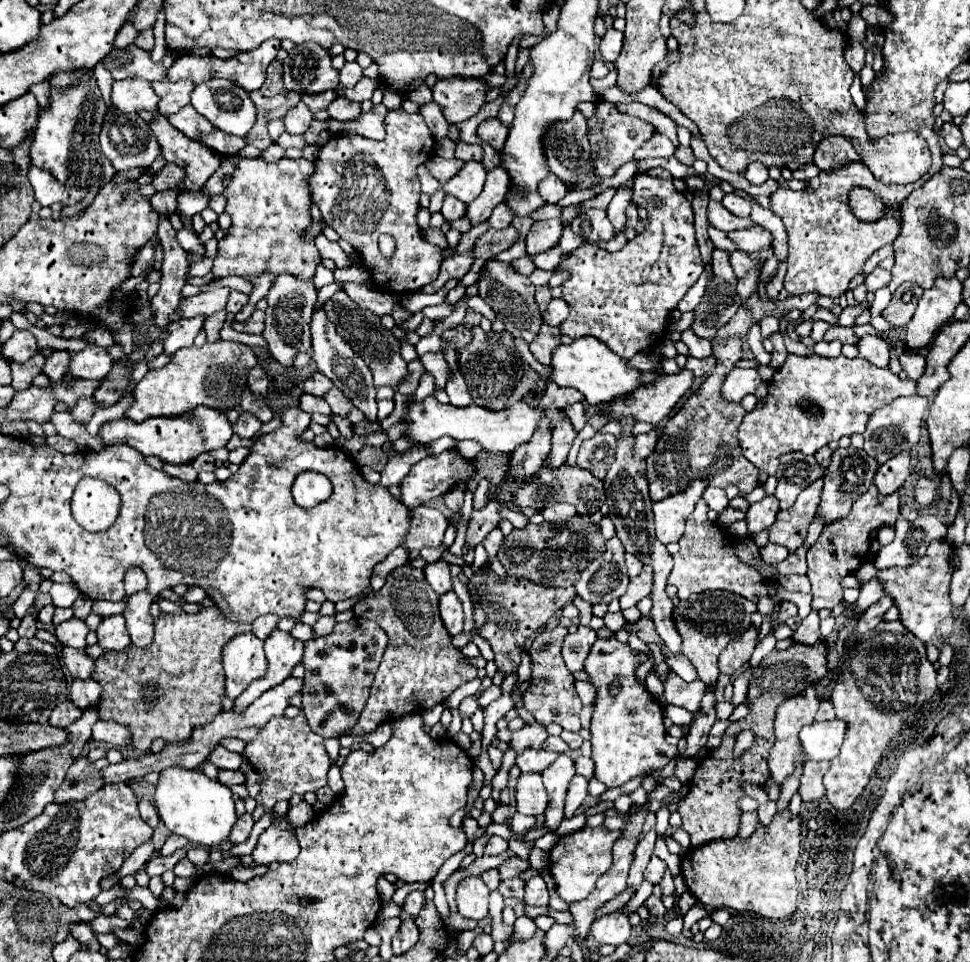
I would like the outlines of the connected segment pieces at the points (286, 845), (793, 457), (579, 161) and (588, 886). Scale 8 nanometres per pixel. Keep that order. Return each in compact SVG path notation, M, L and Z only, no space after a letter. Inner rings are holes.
M279 817L265 829L259 837L257 847L253 849L251 857L257 865L271 865L275 861L293 861L299 853L299 843L293 833L295 829L285 817Z
M789 453L781 455L781 465L777 471L777 491L775 497L779 499L779 509L789 509L797 495L809 487L813 481L821 479L825 471L817 465L815 457L803 453Z
M575 111L575 115L569 121L557 121L549 127L549 131L543 135L543 153L549 163L549 171L555 173L571 189L593 187L601 181L593 173L591 149L589 149L589 141L587 141L587 119L579 111Z
M585 825L583 829L565 835L557 841L557 845L549 853L549 861L551 861L551 875L557 883L557 893L563 901L567 903L581 901L593 891L597 877L601 877L605 869L609 869L611 865L613 845L619 837L621 837L619 831L609 831L605 825L597 825L597 827Z

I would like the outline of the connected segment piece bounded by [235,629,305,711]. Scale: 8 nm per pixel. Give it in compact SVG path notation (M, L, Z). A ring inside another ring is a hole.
M275 629L265 639L267 671L261 679L253 681L253 685L249 685L245 689L245 693L241 693L241 697L237 697L235 711L245 711L247 705L251 705L267 689L283 683L291 675L291 669L301 661L303 649L305 649L305 645L301 641L293 639L289 633L283 633L283 631Z

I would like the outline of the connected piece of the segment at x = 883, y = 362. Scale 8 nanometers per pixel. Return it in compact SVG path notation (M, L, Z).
M865 335L857 343L859 357L867 359L875 367L887 367L889 365L889 343L879 335Z

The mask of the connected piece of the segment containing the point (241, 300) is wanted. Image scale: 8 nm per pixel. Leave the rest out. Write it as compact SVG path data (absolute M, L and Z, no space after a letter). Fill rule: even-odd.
M231 291L231 297L229 297L229 305L227 305L227 311L229 313L239 313L243 307L245 307L245 303L249 301L249 297L245 295L245 293L239 293L239 291Z

